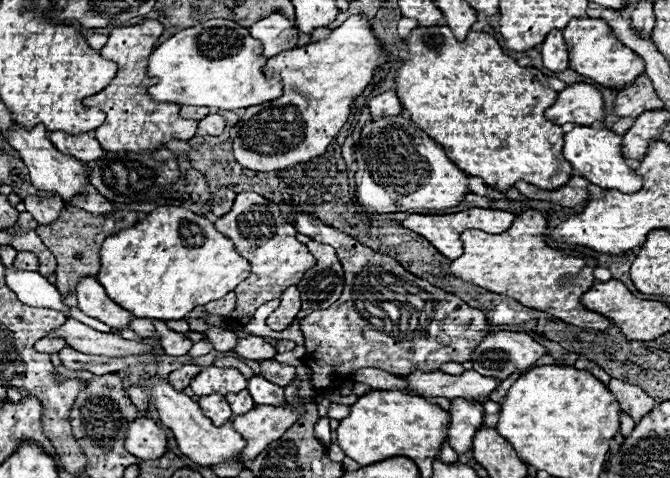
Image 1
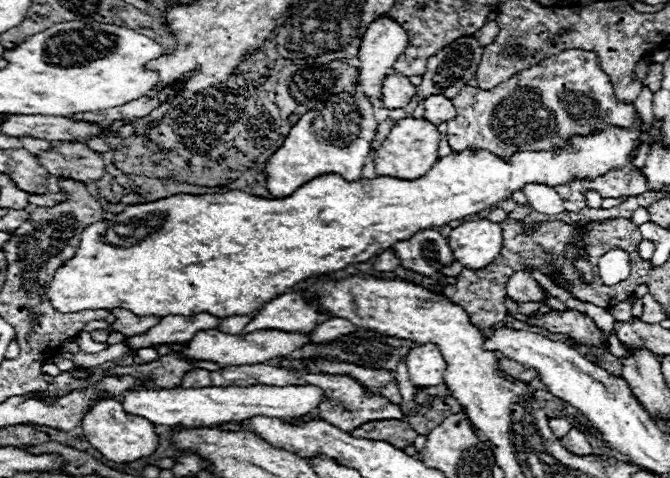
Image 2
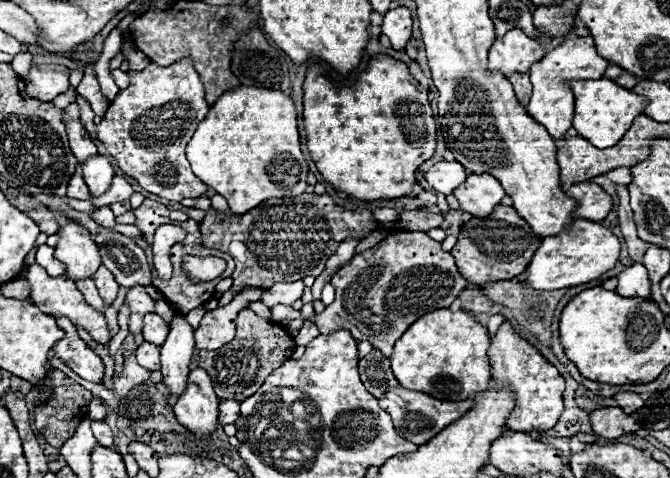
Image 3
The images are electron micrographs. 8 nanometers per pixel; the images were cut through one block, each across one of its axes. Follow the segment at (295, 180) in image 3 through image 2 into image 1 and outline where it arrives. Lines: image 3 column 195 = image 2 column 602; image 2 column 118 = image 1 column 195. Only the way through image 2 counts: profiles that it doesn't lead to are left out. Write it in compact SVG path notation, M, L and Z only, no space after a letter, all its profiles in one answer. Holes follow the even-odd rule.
M158 206L158 208L152 210L144 220L140 220L140 222L136 222L134 226L124 228L124 230L118 230L116 234L108 236L108 238L102 242L102 248L100 248L100 264L102 264L102 266L100 266L98 282L106 288L108 298L114 300L118 306L130 310L136 318L150 318L150 320L182 320L182 318L186 318L186 314L188 314L190 310L194 310L196 306L206 306L208 302L226 296L226 294L232 292L242 280L246 280L246 278L250 276L250 264L248 264L246 258L242 258L242 256L236 252L234 244L232 244L222 232L218 232L210 220L206 220L204 216L194 214L194 212L190 212L188 208L182 208L182 206Z

